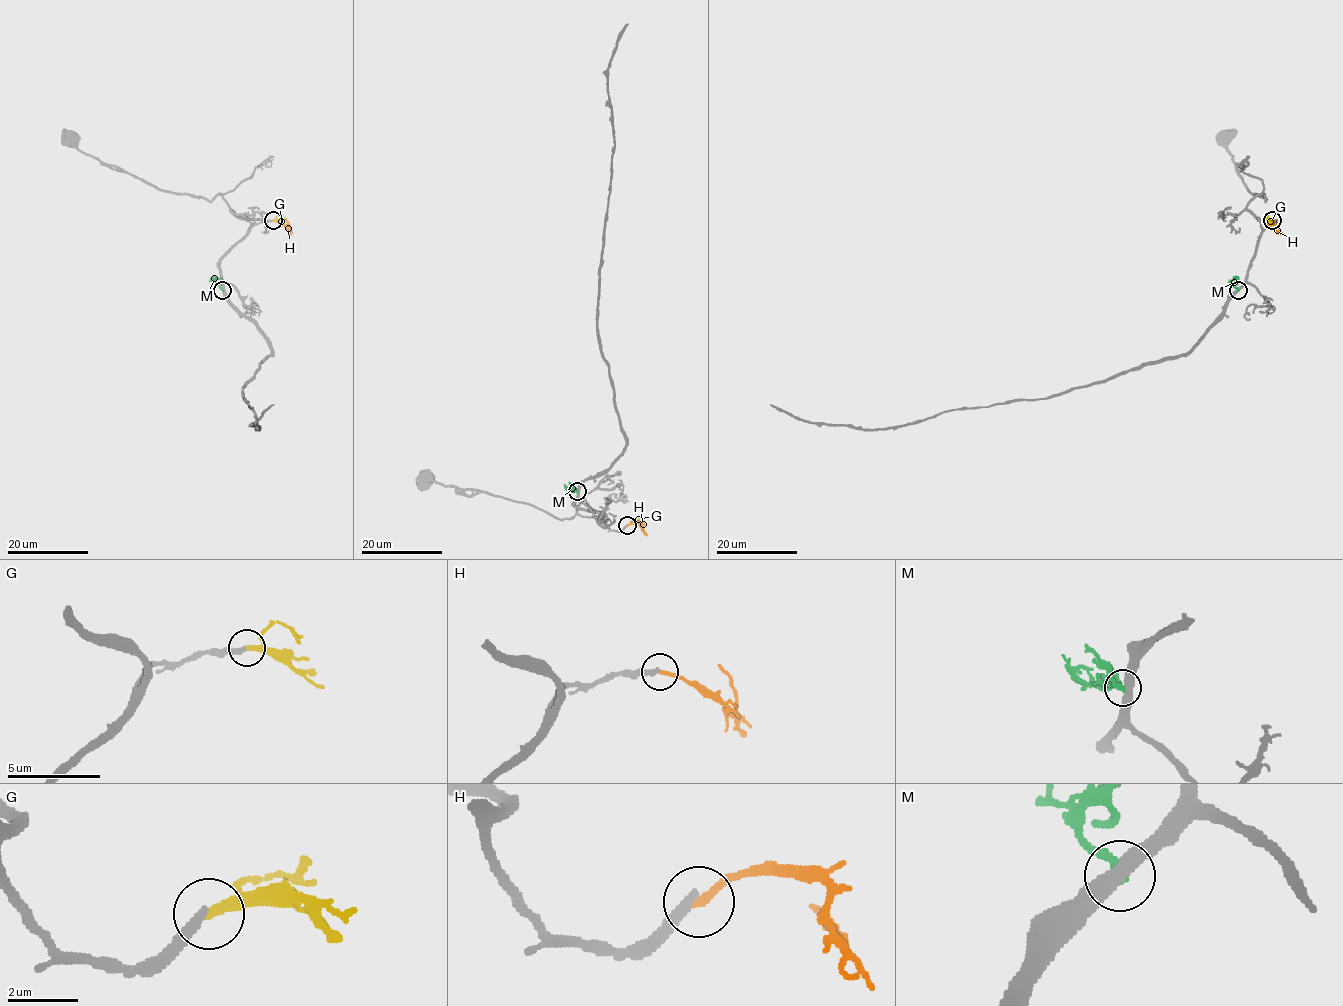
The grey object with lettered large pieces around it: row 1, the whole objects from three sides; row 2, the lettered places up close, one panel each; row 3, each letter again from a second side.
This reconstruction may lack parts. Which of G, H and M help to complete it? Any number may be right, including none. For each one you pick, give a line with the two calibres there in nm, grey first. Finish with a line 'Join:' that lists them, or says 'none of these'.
G: 300/240 nm
Join: G

